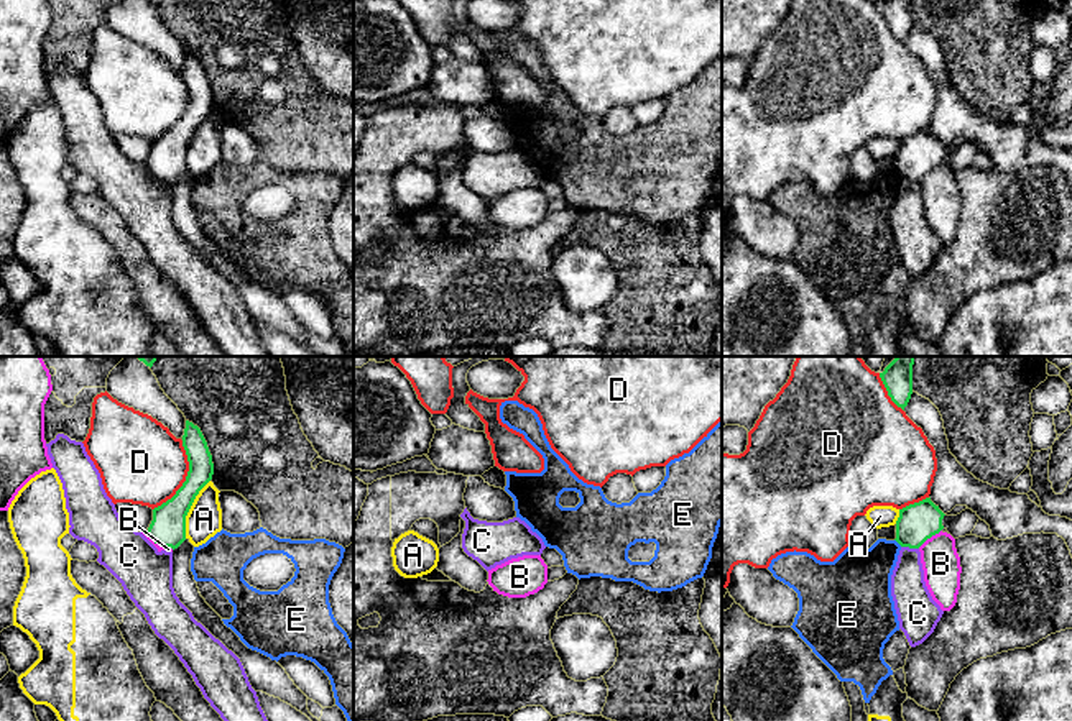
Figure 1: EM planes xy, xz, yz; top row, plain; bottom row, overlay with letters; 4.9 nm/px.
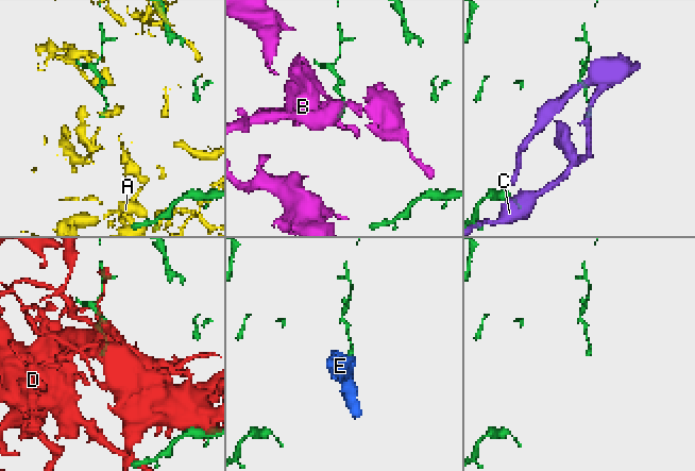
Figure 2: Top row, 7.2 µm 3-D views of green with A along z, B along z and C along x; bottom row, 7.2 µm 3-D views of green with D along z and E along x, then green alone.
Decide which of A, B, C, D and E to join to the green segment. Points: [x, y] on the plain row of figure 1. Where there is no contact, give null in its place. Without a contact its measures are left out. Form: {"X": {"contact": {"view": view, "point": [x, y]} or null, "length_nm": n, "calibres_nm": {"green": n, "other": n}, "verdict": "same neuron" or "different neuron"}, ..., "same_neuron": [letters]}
{"A": {"contact": {"view": "xy", "point": [189, 140]}, "length_nm": 320, "calibres_nm": {"green": 180, "other": 180}, "verdict": "different neuron"}, "B": {"contact": {"view": "yz", "point": [929, 169]}, "length_nm": 150, "calibres_nm": {"green": 190, "other": 190}, "verdict": "different neuron"}, "C": {"contact": {"view": "yz", "point": [910, 179]}, "length_nm": 90, "calibres_nm": {"green": 190, "other": 180}, "verdict": "different neuron"}, "D": {"contact": {"view": "xy", "point": [186, 110]}, "length_nm": 380, "calibres_nm": {"green": 170, "other": 420}, "verdict": "different neuron"}, "E": {"contact": {"view": "yz", "point": [898, 174]}, "length_nm": 50, "calibres_nm": {"green": 190, "other": 280}, "verdict": "different neuron"}, "same_neuron": []}

